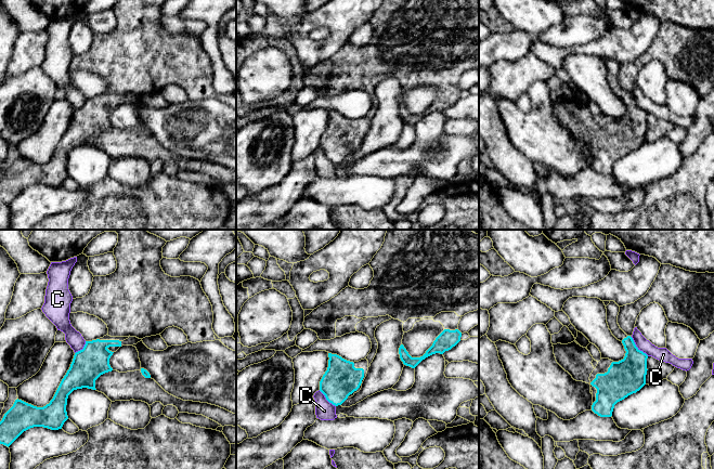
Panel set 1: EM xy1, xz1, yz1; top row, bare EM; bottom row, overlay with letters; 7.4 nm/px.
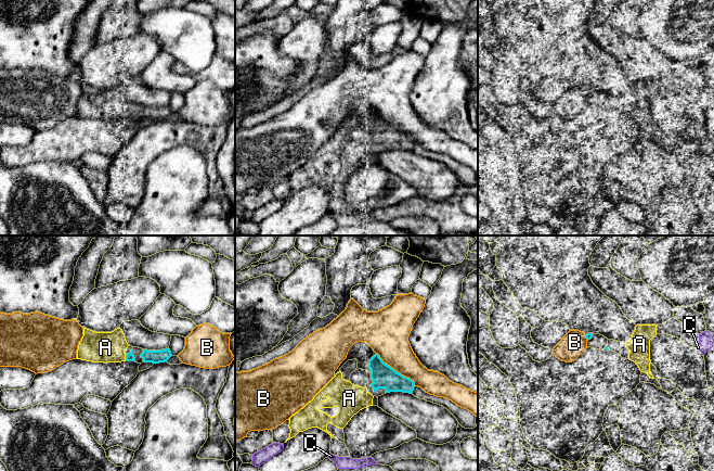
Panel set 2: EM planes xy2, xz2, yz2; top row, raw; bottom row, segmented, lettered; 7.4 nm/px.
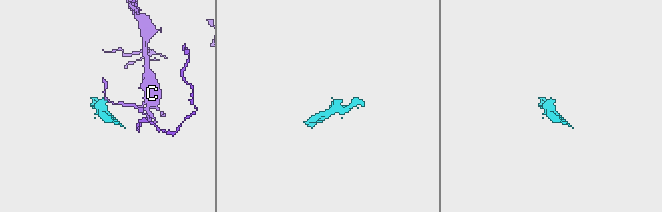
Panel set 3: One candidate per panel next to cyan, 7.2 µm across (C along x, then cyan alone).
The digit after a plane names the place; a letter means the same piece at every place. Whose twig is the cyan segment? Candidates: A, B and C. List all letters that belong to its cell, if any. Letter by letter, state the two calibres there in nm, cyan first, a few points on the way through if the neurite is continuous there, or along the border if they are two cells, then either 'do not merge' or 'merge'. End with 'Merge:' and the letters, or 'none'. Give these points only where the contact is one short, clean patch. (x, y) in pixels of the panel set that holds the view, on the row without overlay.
A: 60/220 nm | merge
B: 180/280 nm | do not merge
C: 260/100 nm | along yz1 (631, 94), (634, 101), (648, 113) | do not merge
Merge: A

